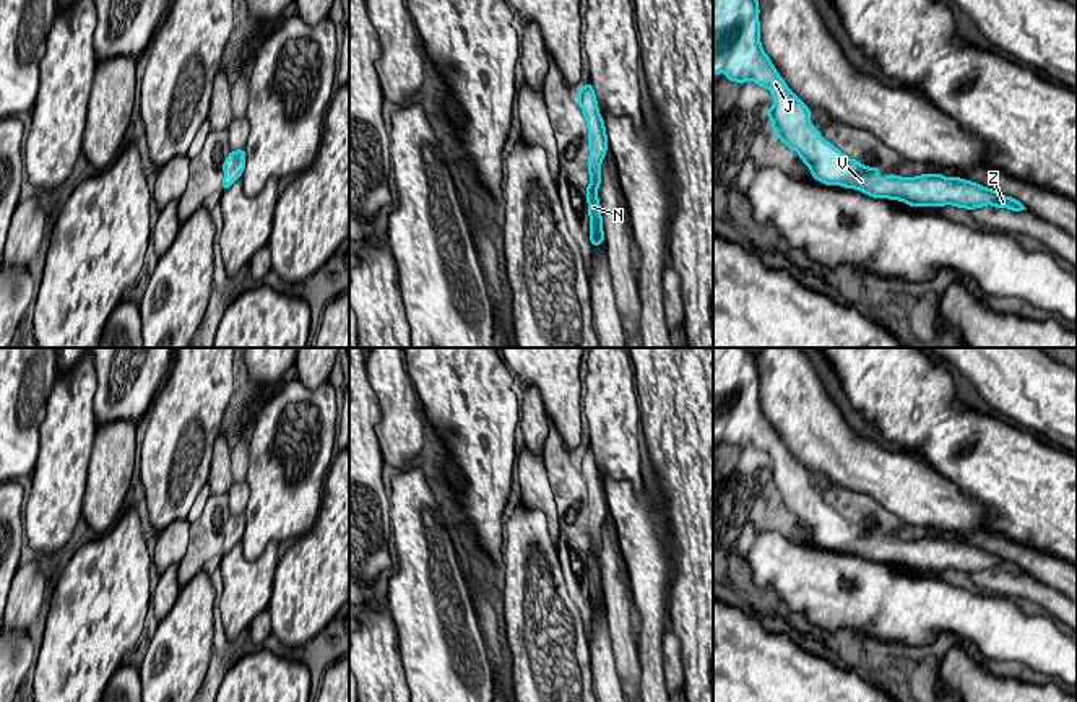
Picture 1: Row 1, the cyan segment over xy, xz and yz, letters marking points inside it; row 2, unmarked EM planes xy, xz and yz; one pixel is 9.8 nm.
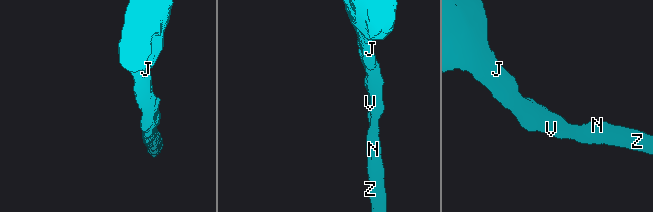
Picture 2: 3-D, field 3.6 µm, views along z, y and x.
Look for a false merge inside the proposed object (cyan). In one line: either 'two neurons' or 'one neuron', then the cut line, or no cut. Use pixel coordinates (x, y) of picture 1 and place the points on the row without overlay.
one neuron; no cut

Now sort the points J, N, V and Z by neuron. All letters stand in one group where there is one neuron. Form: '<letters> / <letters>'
J N V Z

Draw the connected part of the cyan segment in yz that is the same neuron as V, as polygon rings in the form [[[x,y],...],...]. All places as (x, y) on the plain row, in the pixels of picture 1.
[[[713,348],[713,440],[726,437],[726,445],[744,448],[749,442],[772,457],[773,470],[765,473],[772,483],[773,497],[789,512],[794,514],[804,528],[811,533],[812,541],[825,549],[841,549],[856,552],[869,561],[900,564],[910,570],[944,570],[981,572],[1009,572],[1014,575],[1027,574],[1019,564],[1004,561],[997,554],[986,552],[980,548],[958,541],[944,541],[942,538],[923,538],[911,543],[889,538],[879,543],[879,531],[866,531],[856,523],[850,523],[830,505],[824,504],[820,496],[809,486],[811,474],[794,460],[778,439],[768,419],[760,408],[757,359],[746,348]]]

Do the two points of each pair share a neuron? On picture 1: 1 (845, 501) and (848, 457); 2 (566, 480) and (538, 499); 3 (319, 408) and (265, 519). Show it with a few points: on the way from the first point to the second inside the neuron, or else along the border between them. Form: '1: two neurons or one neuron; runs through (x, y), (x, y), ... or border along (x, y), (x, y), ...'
1: two neurons; border along (839, 486), (865, 493), (881, 506)
2: two neurons; border along (541, 455), (561, 527)
3: one neuron; runs through (294, 436), (286, 460), (285, 491)

